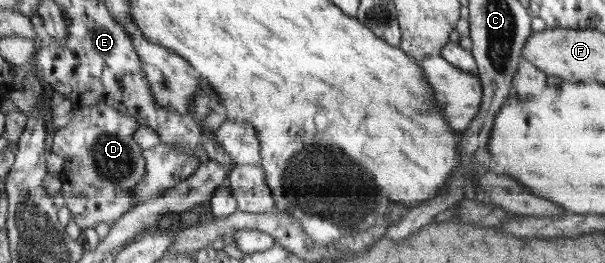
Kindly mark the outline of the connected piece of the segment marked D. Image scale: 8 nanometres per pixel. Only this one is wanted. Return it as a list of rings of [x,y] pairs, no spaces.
[[[93,104],[78,108],[73,114],[73,119],[64,128],[56,130],[52,139],[52,151],[64,160],[61,193],[69,214],[79,228],[95,229],[99,223],[114,226],[123,214],[133,211],[135,206],[143,202],[134,197],[134,193],[137,192],[134,189],[142,182],[146,172],[146,161],[142,154],[144,149],[134,138],[134,133],[140,127],[140,123],[134,117],[121,113],[111,105]]]

